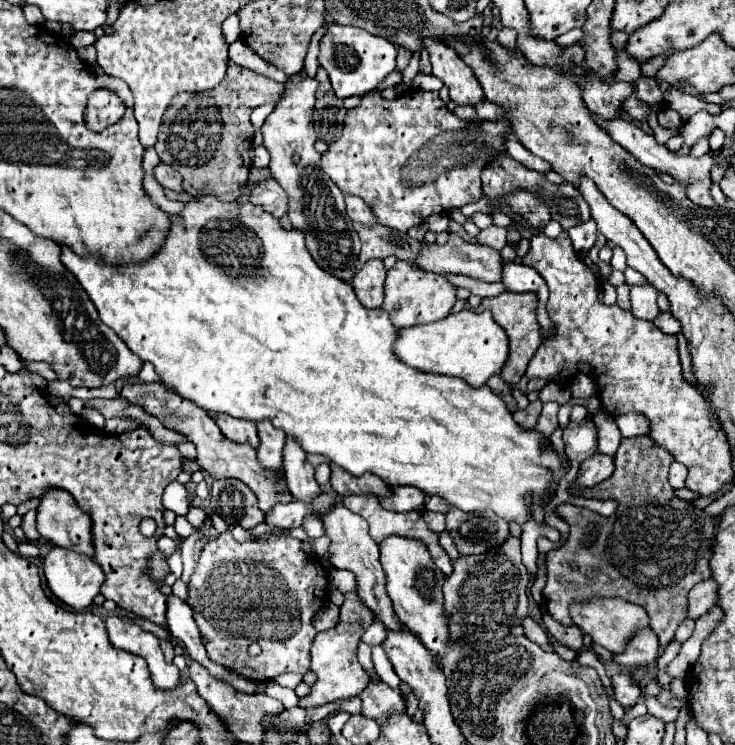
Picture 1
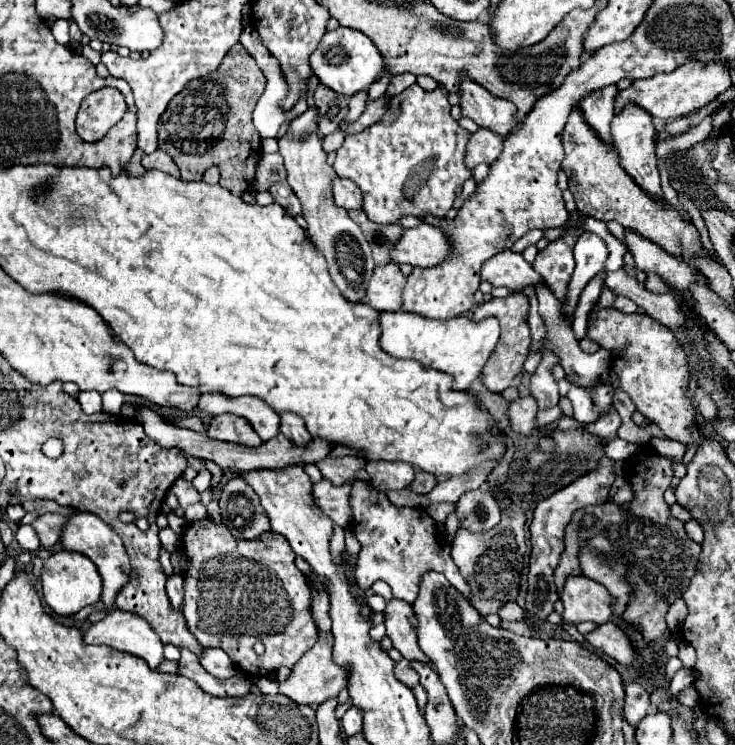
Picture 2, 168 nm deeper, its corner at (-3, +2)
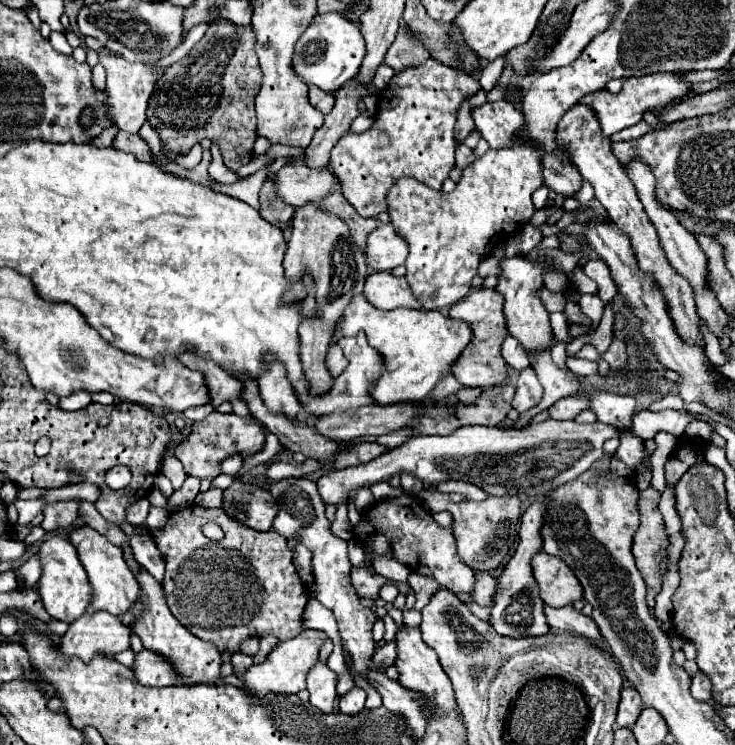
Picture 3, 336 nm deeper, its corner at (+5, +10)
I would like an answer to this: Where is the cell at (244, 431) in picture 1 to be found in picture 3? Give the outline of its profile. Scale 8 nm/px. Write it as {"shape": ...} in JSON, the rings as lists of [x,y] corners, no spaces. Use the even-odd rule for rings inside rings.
{"shape":[[[212,413],[202,421],[196,421],[192,425],[190,435],[186,437],[186,441],[178,443],[174,449],[176,459],[184,465],[186,475],[198,477],[198,479],[208,479],[212,481],[214,477],[218,477],[220,471],[220,463],[238,453],[238,455],[254,455],[258,451],[262,451],[266,443],[266,429],[260,425],[260,421],[252,419],[244,419],[238,415],[222,415],[222,413]]]}

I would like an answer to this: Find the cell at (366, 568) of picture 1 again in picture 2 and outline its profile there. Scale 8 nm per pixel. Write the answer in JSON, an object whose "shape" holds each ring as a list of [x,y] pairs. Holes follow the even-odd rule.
{"shape":[[[392,597],[384,609],[384,625],[386,635],[404,659],[418,659],[430,663],[430,659],[420,651],[416,641],[416,617],[412,605],[408,605],[406,601],[396,601],[396,597]]]}

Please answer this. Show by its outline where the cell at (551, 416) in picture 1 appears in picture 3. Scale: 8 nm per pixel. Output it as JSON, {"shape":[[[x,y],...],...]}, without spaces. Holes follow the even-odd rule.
{"shape":[[[532,367],[520,371],[518,383],[516,383],[516,395],[512,399],[512,407],[516,411],[530,411],[538,401],[542,399],[542,385],[534,373]]]}

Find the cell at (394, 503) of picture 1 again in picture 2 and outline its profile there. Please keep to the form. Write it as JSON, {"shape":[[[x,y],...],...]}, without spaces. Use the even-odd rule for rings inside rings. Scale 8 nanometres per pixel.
{"shape":[[[368,461],[366,471],[370,475],[372,487],[378,491],[400,491],[408,489],[414,481],[414,469],[412,465],[404,465],[402,461],[388,463],[388,461]]]}

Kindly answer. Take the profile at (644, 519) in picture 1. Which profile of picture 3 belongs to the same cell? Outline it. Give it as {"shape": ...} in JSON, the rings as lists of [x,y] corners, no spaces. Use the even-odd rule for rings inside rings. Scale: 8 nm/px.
{"shape":[[[648,487],[646,491],[640,491],[640,499],[638,499],[638,511],[640,511],[640,527],[634,535],[634,547],[632,547],[632,555],[636,559],[636,567],[648,587],[646,593],[646,601],[648,607],[654,607],[654,597],[658,595],[660,587],[662,587],[662,575],[666,571],[666,547],[668,547],[668,537],[664,533],[664,521],[662,515],[658,511],[658,501],[660,501],[660,493],[652,487]]]}

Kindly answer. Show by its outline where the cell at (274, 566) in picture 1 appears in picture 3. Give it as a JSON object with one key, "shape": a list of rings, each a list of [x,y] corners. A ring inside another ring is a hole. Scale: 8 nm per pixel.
{"shape":[[[190,505],[186,509],[180,509],[180,511],[174,511],[170,513],[166,525],[162,529],[150,529],[150,535],[156,543],[156,547],[160,549],[160,555],[164,557],[164,563],[166,563],[166,575],[162,579],[162,589],[164,589],[164,597],[166,597],[166,603],[172,611],[172,615],[190,631],[194,633],[198,639],[204,639],[204,641],[212,641],[220,651],[232,651],[236,653],[240,643],[246,639],[246,637],[264,637],[268,633],[274,633],[278,635],[280,641],[286,641],[286,639],[292,639],[296,635],[300,635],[304,631],[304,625],[302,625],[302,613],[304,613],[304,607],[308,603],[308,587],[302,583],[302,579],[298,577],[298,571],[294,567],[294,561],[292,561],[292,551],[288,549],[288,541],[284,537],[280,537],[276,531],[266,531],[266,533],[260,533],[260,531],[254,531],[254,529],[248,529],[248,525],[240,525],[238,521],[232,521],[224,509],[206,509],[206,507],[200,507],[200,505]],[[208,521],[214,521],[222,527],[224,531],[224,537],[220,541],[210,541],[202,535],[202,525],[208,523]]]}

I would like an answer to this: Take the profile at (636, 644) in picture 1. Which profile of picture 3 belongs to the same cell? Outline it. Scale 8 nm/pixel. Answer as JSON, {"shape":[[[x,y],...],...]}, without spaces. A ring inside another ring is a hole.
{"shape":[[[546,605],[544,615],[546,615],[546,621],[552,629],[576,633],[576,635],[582,635],[590,641],[602,641],[602,635],[596,629],[596,623],[592,621],[592,617],[582,615],[572,605],[564,605],[564,607],[548,607]]]}

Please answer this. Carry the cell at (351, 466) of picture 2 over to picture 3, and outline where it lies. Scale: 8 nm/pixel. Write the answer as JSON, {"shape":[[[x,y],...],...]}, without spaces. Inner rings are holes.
{"shape":[[[240,381],[244,385],[244,403],[248,405],[252,417],[256,417],[266,429],[270,429],[288,451],[304,453],[306,457],[314,457],[318,461],[332,459],[338,451],[338,445],[332,439],[316,433],[316,429],[306,423],[298,423],[290,417],[272,413],[258,391],[258,381]]]}

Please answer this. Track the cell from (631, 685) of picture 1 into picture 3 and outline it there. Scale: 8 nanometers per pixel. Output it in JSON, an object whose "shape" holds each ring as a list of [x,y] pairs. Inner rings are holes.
{"shape":[[[622,689],[622,699],[620,699],[618,717],[616,717],[618,727],[630,729],[636,723],[640,711],[642,711],[642,701],[640,701],[640,695],[636,693],[636,689]]]}

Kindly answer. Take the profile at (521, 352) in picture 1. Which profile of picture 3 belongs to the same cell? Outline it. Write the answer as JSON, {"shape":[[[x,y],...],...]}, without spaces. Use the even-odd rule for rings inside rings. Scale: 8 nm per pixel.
{"shape":[[[478,289],[472,291],[468,297],[464,297],[464,301],[452,305],[448,311],[450,319],[466,321],[472,329],[472,341],[468,343],[468,349],[464,349],[464,353],[460,353],[460,361],[452,365],[452,375],[464,387],[500,385],[508,377],[508,365],[500,355],[500,347],[504,343],[504,337],[508,335],[502,307],[504,307],[504,299],[496,289]]]}

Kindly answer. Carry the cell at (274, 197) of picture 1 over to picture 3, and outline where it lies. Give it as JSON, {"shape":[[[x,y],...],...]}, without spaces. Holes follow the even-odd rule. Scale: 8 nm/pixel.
{"shape":[[[272,176],[267,178],[259,192],[260,215],[270,223],[288,223],[294,215],[294,209],[280,201],[275,181],[272,179]]]}

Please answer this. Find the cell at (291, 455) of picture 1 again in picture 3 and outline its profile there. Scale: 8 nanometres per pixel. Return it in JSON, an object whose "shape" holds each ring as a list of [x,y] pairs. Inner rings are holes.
{"shape":[[[276,361],[276,365],[268,369],[268,373],[262,373],[262,377],[258,377],[258,385],[264,403],[272,411],[282,411],[288,417],[296,419],[296,413],[300,411],[300,403],[292,393],[292,385],[288,385],[288,377],[284,377],[284,365]]]}

